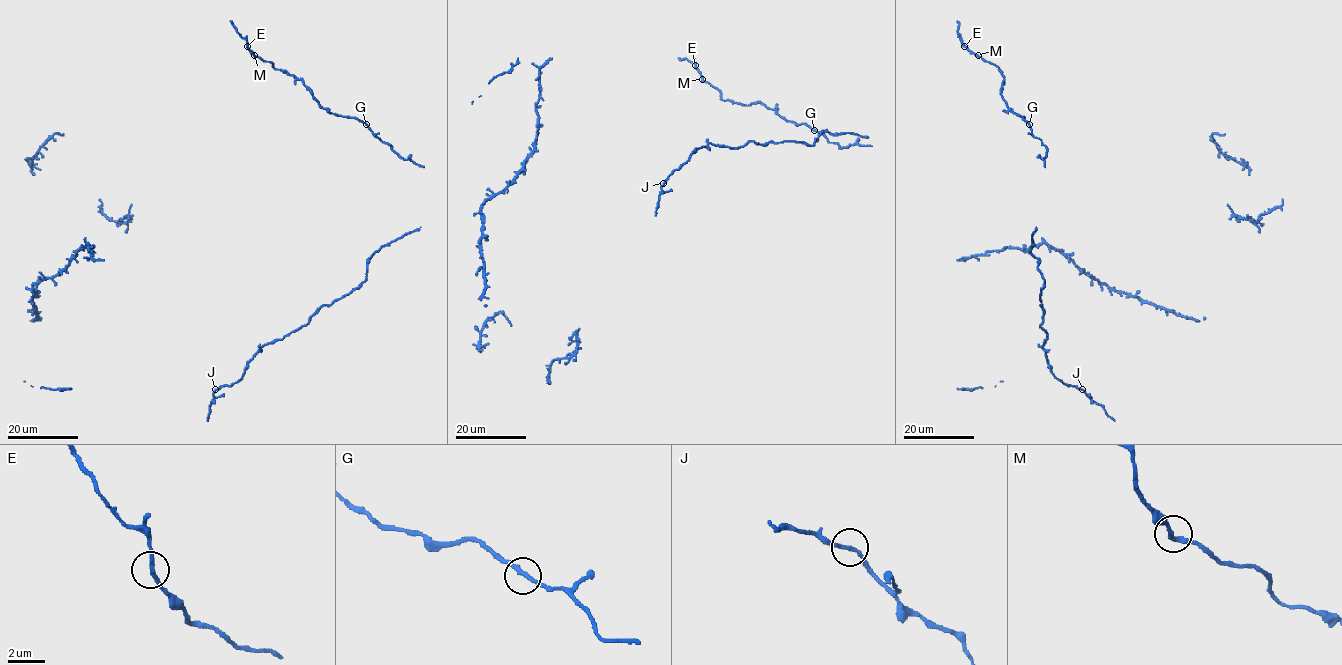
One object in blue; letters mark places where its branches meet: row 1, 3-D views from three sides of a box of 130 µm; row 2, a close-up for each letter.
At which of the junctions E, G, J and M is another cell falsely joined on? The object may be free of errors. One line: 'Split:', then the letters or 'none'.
Split: none

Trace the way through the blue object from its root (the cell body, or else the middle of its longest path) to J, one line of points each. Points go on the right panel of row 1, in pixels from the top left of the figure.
J: (1058, 378), (1068, 385), (1082, 389)

